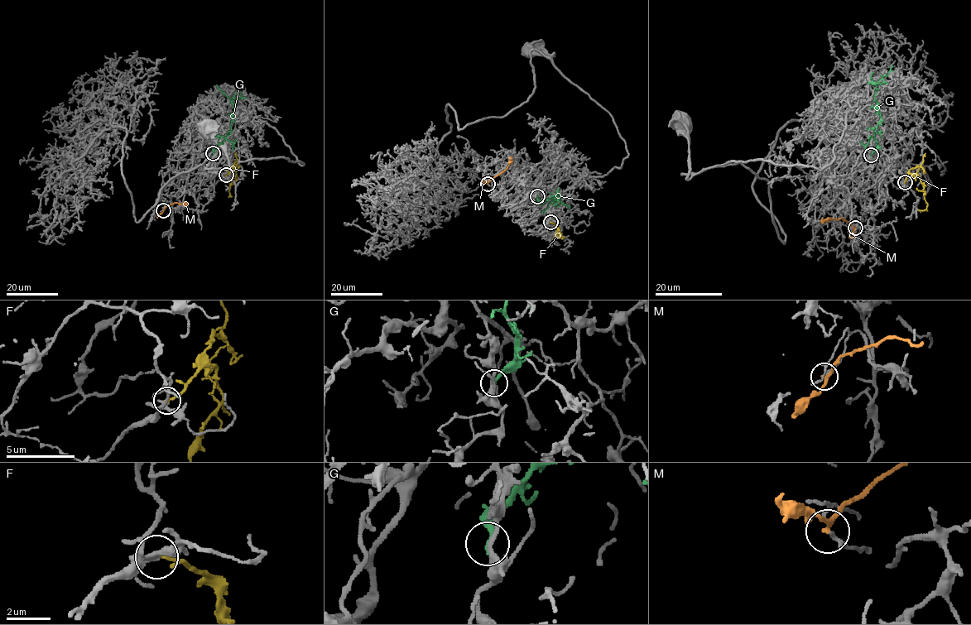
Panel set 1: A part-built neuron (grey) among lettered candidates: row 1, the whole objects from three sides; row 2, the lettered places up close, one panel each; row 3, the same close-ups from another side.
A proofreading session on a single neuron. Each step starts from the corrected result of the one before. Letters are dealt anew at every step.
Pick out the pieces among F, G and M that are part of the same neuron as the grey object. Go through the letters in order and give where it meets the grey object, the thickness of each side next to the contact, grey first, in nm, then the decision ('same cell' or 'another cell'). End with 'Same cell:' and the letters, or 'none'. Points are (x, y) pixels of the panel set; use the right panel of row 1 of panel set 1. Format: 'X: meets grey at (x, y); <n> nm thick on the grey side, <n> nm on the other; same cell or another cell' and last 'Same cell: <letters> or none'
F: meets grey at (905, 182); 190 nm thick on the grey side, 190 nm on the other; another cell
G: meets grey at (871, 155); 240 nm thick on the grey side, 240 nm on the other; another cell
M: meets grey at (855, 228); 140 nm thick on the grey side, 200 nm on the other; another cell
Same cell: none

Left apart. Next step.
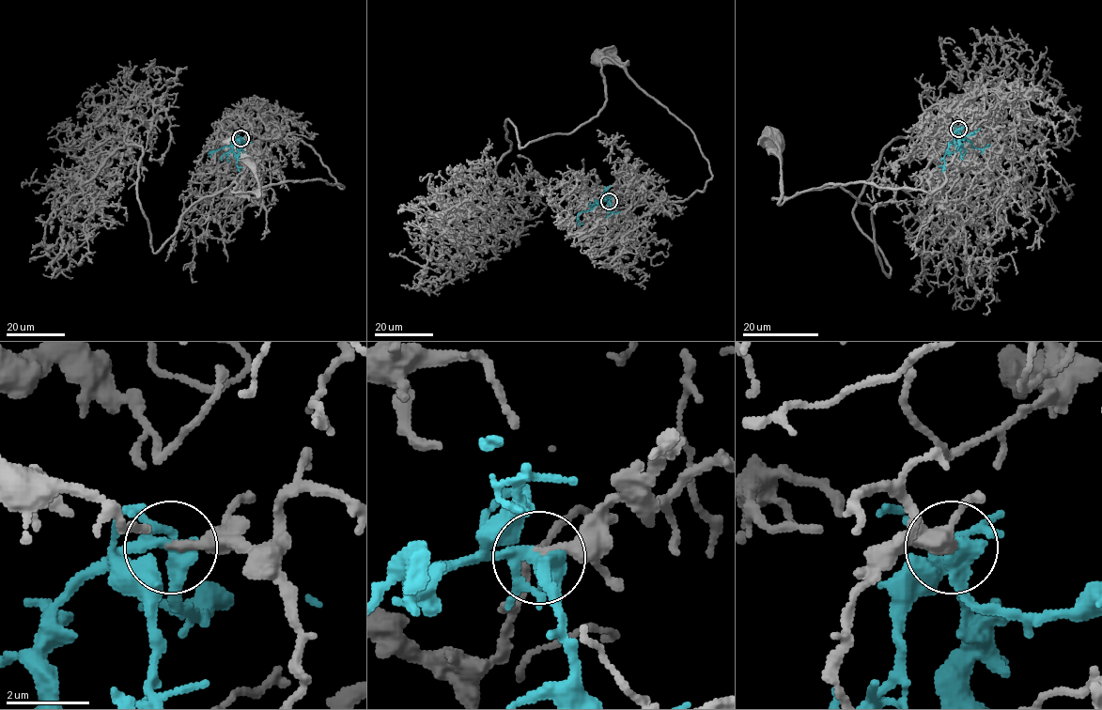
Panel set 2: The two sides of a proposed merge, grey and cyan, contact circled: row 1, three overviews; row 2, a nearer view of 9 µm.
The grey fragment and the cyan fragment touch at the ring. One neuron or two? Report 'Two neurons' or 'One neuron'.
One neuron

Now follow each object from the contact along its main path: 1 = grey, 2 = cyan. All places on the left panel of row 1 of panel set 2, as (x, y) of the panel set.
1: (240, 138), (291, 134), (344, 187), (321, 179), (283, 181), (258, 196), (256, 173), (232, 147)
2: (240, 138), (214, 151)

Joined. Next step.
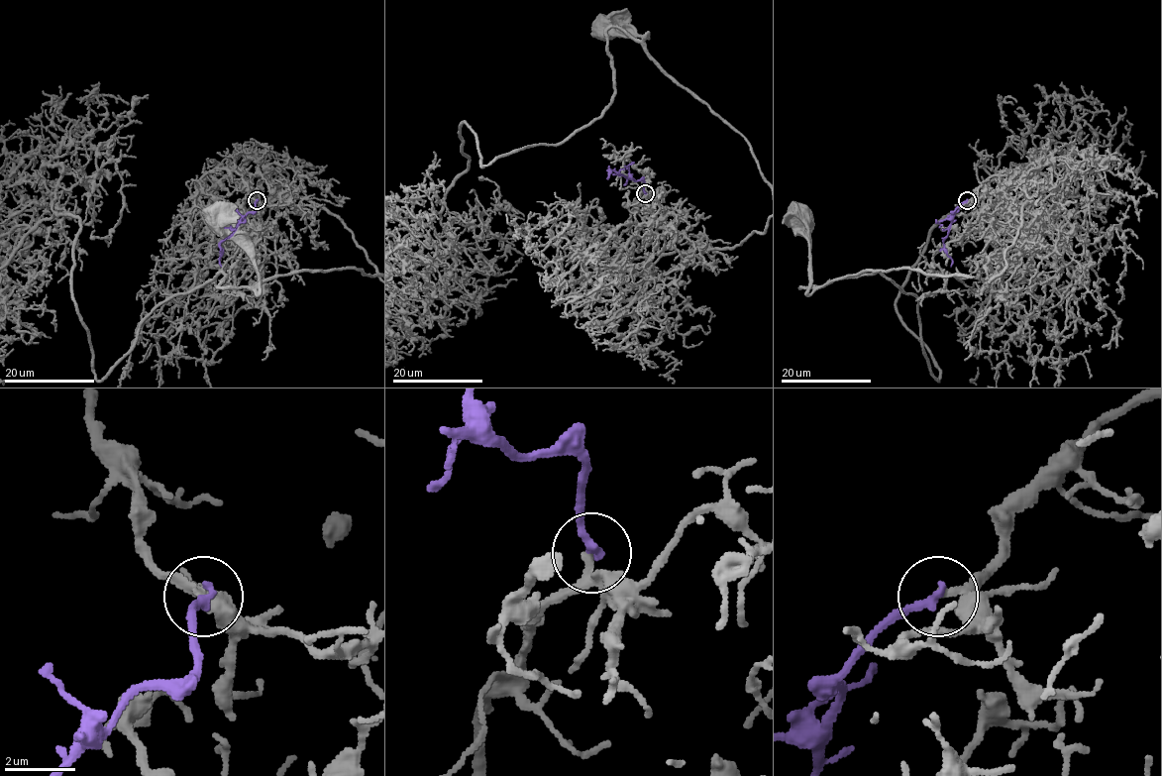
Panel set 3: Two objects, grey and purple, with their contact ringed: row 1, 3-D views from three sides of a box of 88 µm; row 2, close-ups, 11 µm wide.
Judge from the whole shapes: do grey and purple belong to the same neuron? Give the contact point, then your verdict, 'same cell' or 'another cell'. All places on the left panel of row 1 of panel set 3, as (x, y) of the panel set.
at (257, 200); same cell

